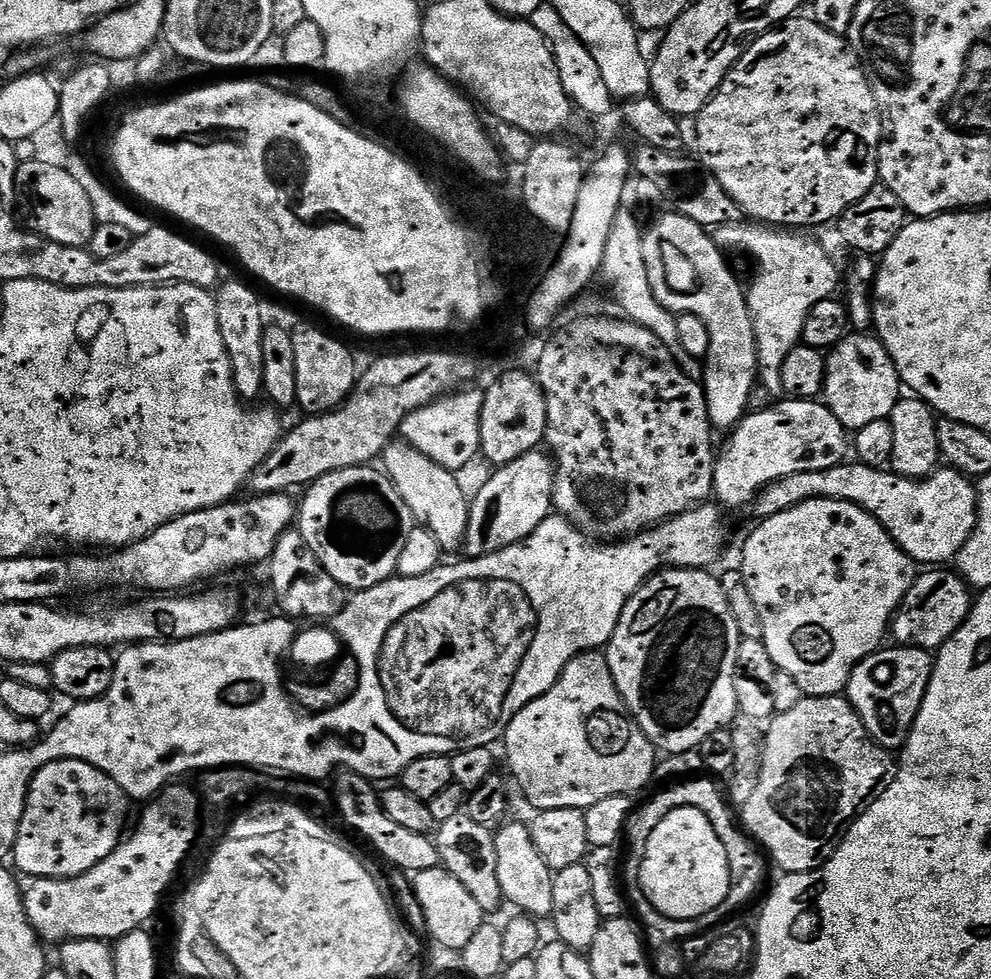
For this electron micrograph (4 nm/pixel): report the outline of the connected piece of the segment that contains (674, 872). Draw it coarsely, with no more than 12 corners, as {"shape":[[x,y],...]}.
{"shape":[[679,808],[642,849],[640,891],[692,920],[730,894],[710,818]]}

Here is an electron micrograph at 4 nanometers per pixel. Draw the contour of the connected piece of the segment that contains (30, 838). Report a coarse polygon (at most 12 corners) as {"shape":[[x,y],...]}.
{"shape":[[77,760],[43,764],[15,871],[72,880],[125,835],[128,795]]}

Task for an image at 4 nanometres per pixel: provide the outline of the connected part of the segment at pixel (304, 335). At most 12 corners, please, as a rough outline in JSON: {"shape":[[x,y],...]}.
{"shape":[[320,328],[292,332],[296,403],[313,416],[352,394],[352,352]]}

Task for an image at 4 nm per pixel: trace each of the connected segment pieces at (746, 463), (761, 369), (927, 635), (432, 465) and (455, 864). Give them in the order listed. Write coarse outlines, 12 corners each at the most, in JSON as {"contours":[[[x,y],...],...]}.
{"contours":[[[781,399],[731,429],[712,474],[725,509],[783,476],[845,463],[819,399]],[[744,220],[712,234],[756,261],[746,295],[757,377],[781,366],[835,264],[809,235]],[[924,570],[892,617],[905,648],[939,650],[974,592],[955,571]],[[403,442],[382,468],[413,521],[459,549],[470,499],[456,473]],[[461,814],[435,829],[440,864],[486,914],[505,907],[494,832]]]}

